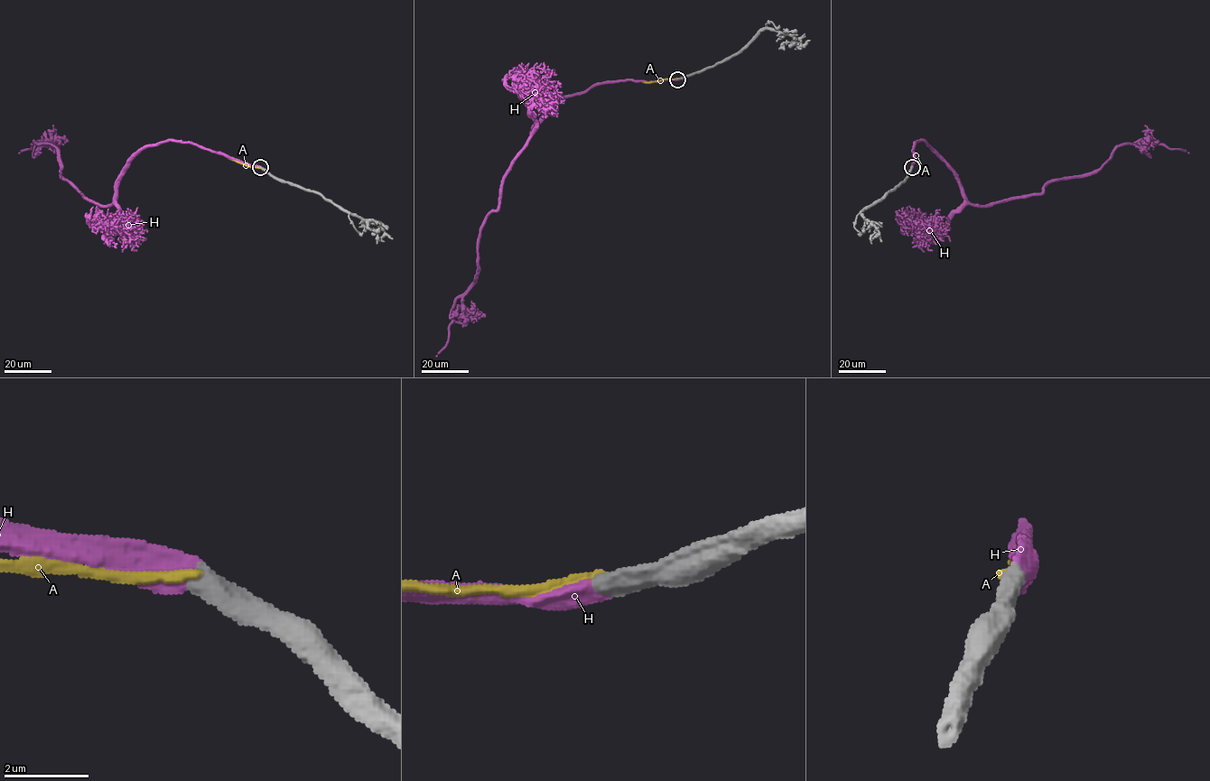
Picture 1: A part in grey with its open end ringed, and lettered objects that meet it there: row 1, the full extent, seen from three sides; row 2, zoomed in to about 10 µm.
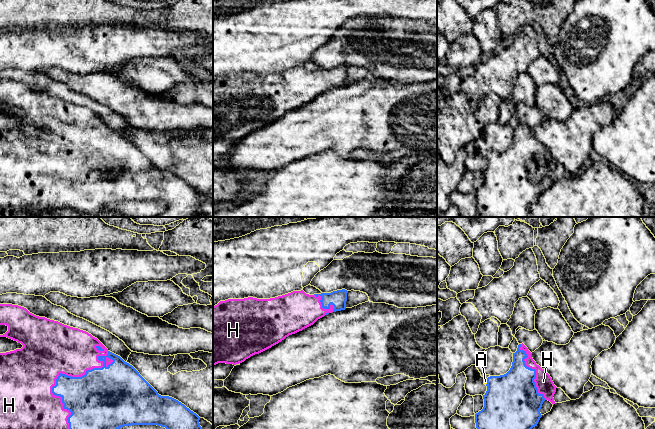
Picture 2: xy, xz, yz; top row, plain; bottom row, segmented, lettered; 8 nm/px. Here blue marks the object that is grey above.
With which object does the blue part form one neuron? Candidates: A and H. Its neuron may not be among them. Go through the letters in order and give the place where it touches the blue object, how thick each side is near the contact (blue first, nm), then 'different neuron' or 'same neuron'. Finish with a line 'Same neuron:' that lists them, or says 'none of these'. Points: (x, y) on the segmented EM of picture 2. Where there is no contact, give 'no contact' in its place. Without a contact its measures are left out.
A: yz (487, 382) | 440/30 nm | different neuron
H: xy (62, 374) | 320/440 nm | same neuron
Same neuron: H

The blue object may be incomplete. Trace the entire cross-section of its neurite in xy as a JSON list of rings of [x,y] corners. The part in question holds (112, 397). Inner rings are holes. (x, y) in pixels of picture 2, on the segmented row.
[[[0,304],[0,325],[8,327],[8,331],[0,337],[7,337],[23,345],[21,349],[0,353],[0,429],[119,429],[131,425],[157,425],[166,429],[202,429],[200,417],[196,413],[172,397],[159,395],[132,365],[110,352],[88,332],[36,316],[26,308],[12,304]]]

